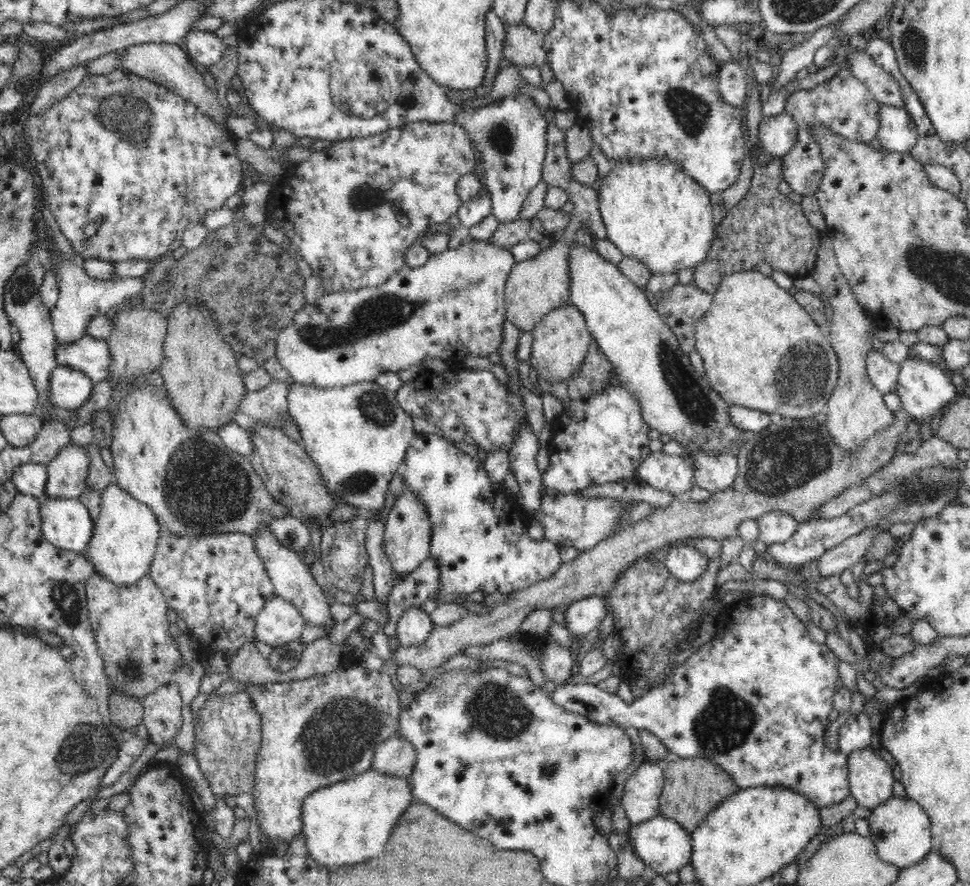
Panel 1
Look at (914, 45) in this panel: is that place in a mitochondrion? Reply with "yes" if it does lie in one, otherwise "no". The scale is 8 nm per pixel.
yes

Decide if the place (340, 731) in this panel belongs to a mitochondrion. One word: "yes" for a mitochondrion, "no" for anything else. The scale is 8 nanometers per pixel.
yes

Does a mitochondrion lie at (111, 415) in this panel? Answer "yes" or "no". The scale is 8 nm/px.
no

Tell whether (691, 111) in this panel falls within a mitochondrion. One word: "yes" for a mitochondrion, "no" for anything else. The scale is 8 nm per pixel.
yes

